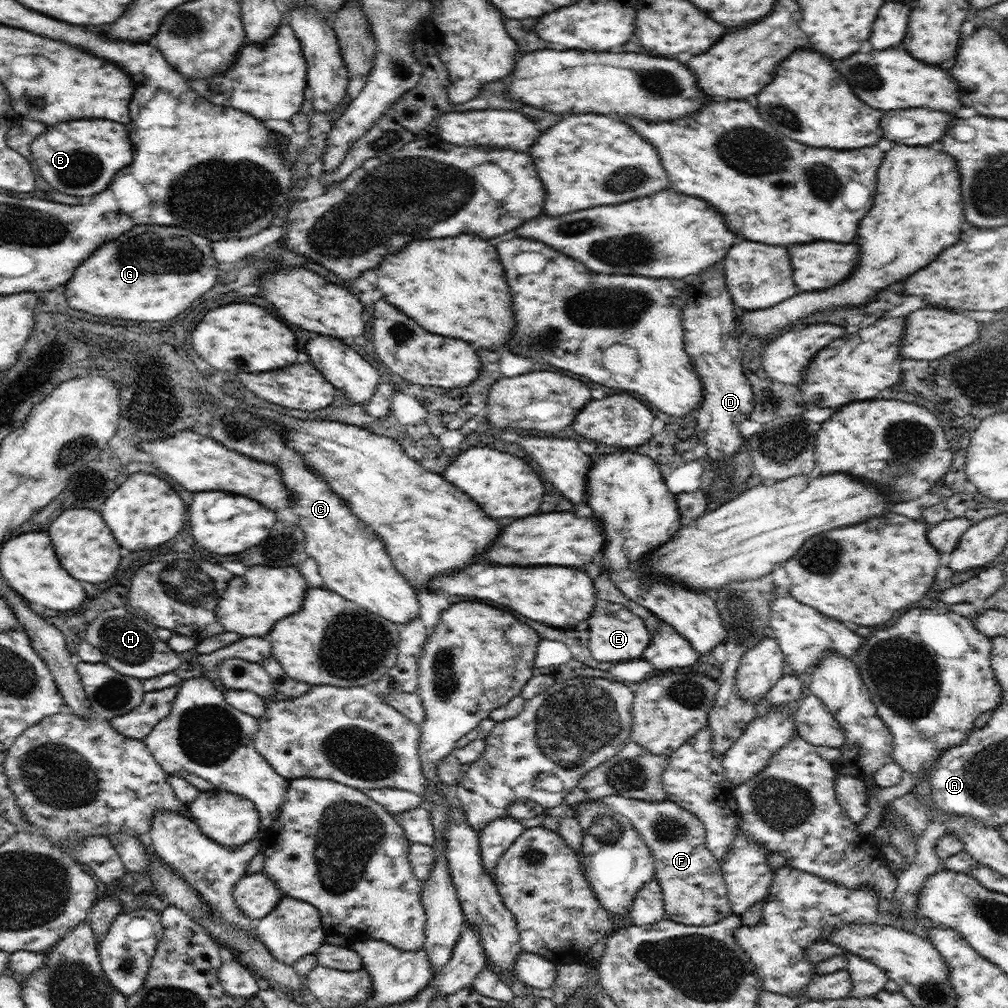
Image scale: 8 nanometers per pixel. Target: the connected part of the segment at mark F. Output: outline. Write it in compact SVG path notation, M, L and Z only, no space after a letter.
M612 794L597 800L611 811L627 816L652 851L655 877L661 886L669 920L706 926L725 920L733 912L721 864L708 850L705 826L695 814L668 799L655 803Z

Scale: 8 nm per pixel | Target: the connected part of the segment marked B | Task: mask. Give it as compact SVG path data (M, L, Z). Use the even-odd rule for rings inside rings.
M74 120L56 124L54 128L48 128L35 138L30 150L32 160L50 187L80 197L83 202L90 202L95 194L106 190L106 186L111 185L114 174L128 166L134 154L126 126L114 120Z

